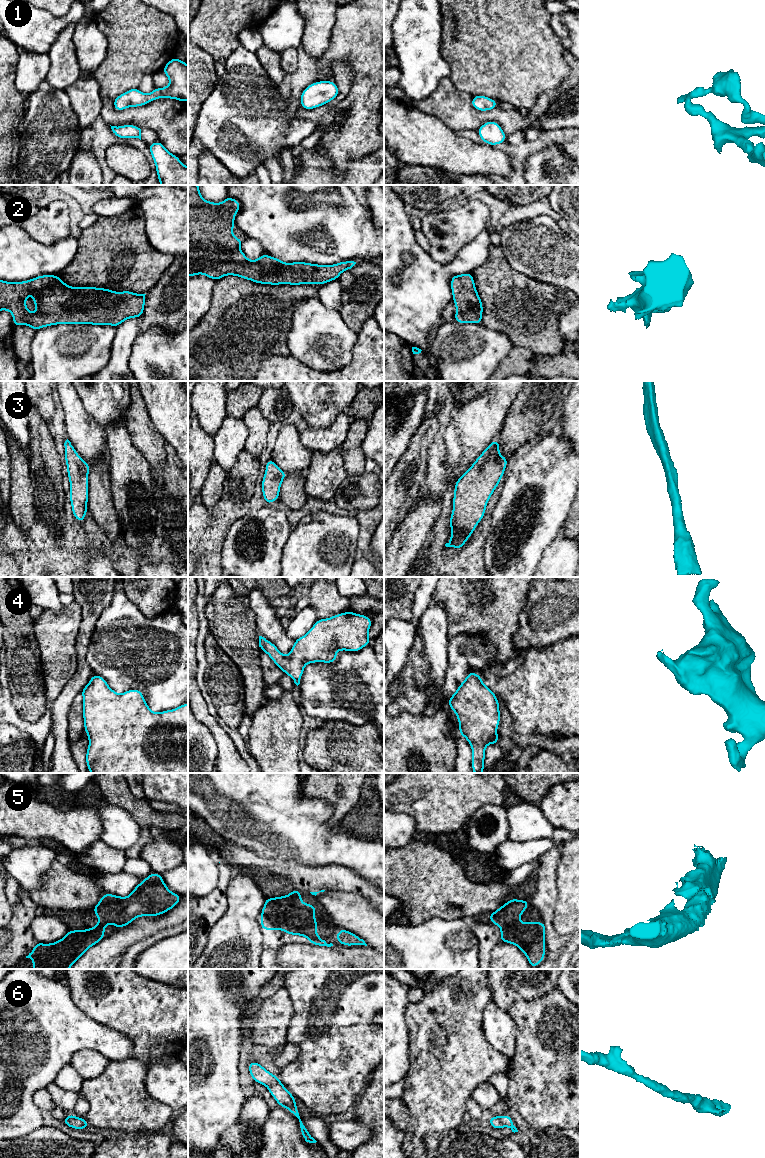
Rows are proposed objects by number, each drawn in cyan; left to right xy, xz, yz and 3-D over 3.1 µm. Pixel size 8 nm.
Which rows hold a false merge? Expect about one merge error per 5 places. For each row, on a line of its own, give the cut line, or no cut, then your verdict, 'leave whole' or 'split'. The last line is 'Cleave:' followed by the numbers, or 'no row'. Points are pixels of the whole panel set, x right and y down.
1: cut none; leave whole
2: cut none; leave whole
3: cut none; leave whole
4: cut none; leave whole
5: cut none; leave whole
6: cut none; leave whole
Cleave: no row

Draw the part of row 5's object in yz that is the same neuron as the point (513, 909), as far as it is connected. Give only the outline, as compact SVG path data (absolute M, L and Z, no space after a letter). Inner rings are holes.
M510 899L487 915L501 929L500 941L516 945L527 957L531 968L545 959L546 925L540 922L519 922L529 900Z

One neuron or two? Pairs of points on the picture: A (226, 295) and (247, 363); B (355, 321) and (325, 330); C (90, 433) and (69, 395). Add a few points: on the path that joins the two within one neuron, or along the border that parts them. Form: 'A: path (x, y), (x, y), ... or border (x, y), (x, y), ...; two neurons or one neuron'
A: path (239, 312), (239, 346); one neuron
B: border (337, 311), (343, 321), (357, 333); two neurons
C: path (81, 424), (77, 420), (72, 404); one neuron

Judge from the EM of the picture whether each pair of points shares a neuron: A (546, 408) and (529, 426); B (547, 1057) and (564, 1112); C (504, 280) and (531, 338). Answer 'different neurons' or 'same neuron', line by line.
A: same neuron
B: same neuron
C: same neuron

